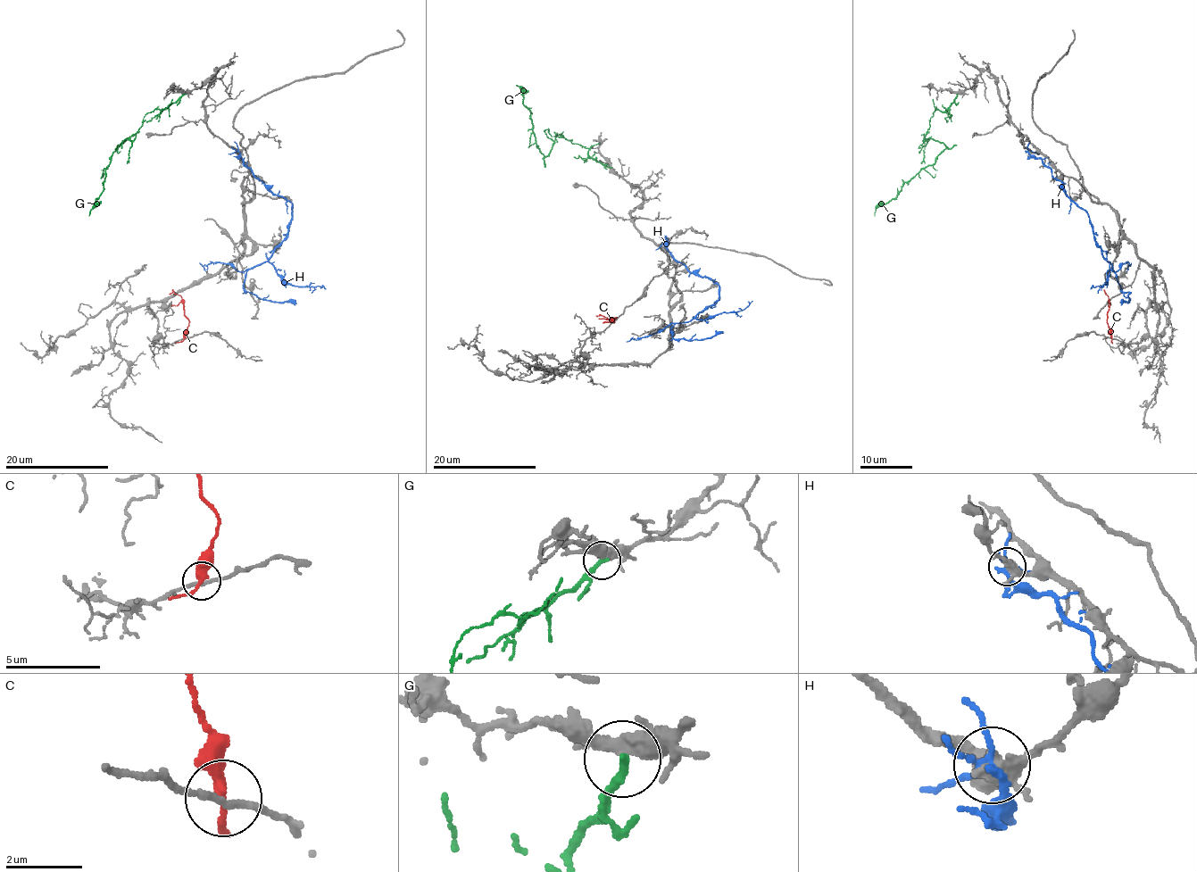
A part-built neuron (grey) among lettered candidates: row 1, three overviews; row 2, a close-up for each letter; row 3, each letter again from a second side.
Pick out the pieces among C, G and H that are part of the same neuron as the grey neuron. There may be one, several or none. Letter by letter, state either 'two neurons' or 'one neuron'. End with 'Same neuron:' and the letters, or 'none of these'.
C: two neurons
G: two neurons
H: two neurons
Same neuron: none of these

